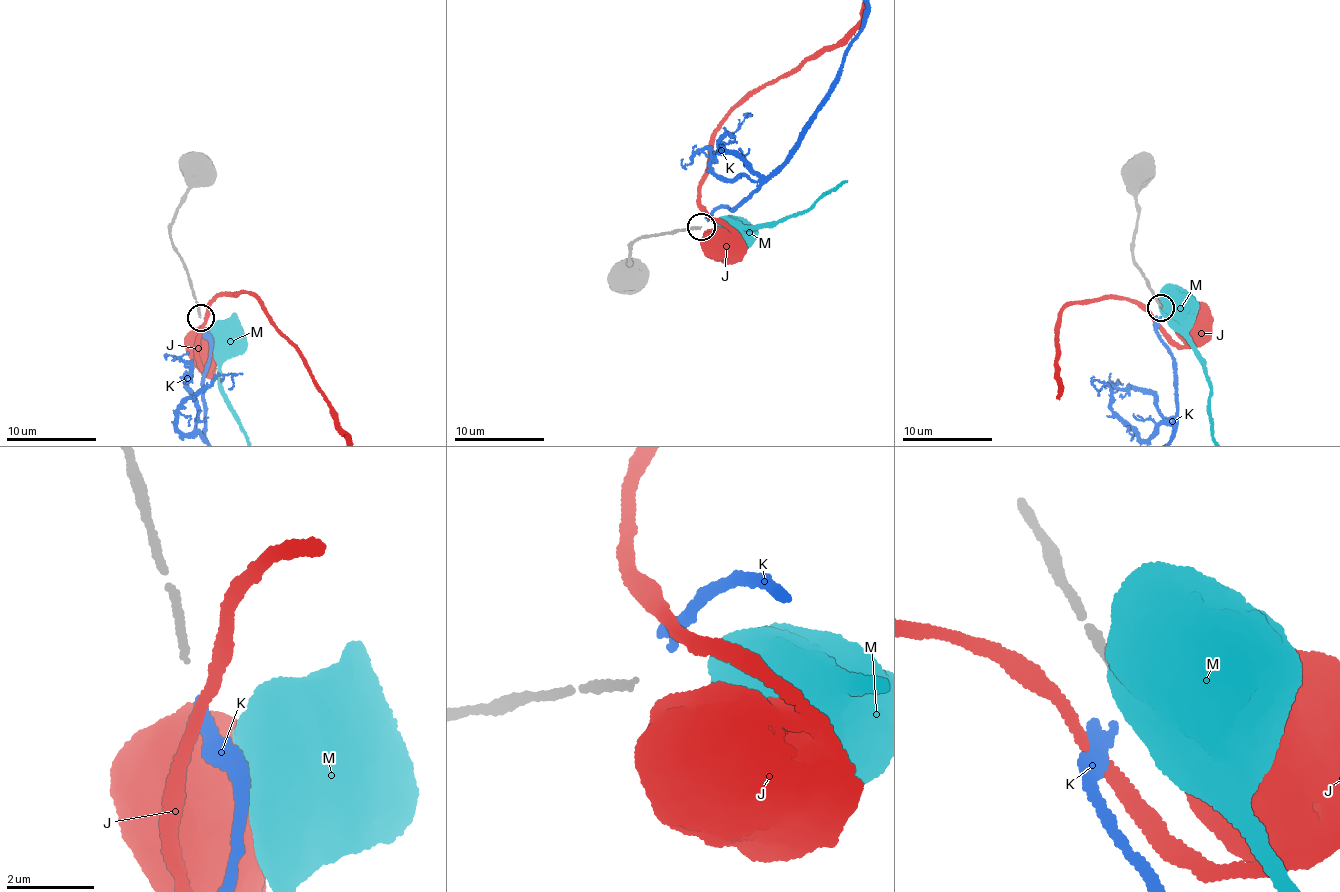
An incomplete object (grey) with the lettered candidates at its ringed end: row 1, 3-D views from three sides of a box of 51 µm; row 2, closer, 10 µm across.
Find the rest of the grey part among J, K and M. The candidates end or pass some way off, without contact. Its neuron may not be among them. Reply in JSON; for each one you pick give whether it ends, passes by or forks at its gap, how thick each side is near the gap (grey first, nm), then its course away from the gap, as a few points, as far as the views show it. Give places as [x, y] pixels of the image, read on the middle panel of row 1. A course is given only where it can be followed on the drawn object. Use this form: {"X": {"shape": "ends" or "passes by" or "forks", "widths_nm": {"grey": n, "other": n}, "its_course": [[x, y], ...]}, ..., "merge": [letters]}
{"merge": []}

